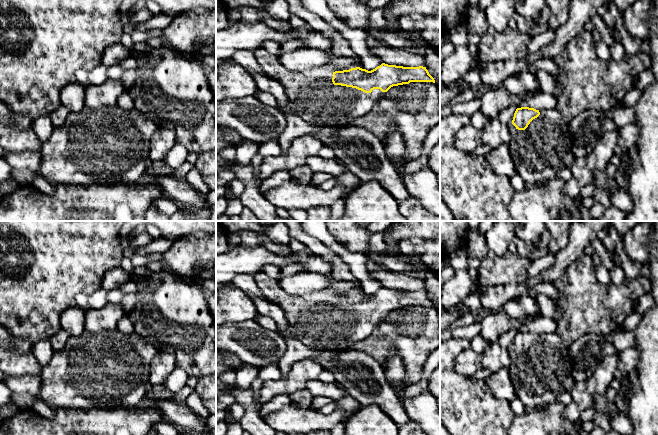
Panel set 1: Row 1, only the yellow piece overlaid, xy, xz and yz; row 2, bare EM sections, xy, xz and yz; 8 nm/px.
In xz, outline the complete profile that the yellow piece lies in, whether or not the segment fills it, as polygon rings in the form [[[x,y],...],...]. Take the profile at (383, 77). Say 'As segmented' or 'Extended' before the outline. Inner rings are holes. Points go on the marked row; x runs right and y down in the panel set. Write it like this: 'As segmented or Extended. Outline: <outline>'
Extended. Outline: [[[262,49],[254,51],[254,55],[268,77],[281,83],[293,113],[315,127],[341,128],[357,121],[375,108],[376,102],[393,86],[410,82],[435,83],[434,78],[423,66],[403,67],[382,63],[371,71],[360,67],[340,70],[331,66],[317,66],[313,67],[312,72],[304,72],[283,68],[278,55]]]

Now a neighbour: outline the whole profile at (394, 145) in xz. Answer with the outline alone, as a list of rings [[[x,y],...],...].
[[[400,131],[392,132],[384,141],[383,147],[386,154],[391,161],[396,161],[397,165],[394,166],[399,174],[405,170],[406,163],[410,160],[405,154],[405,142]]]

